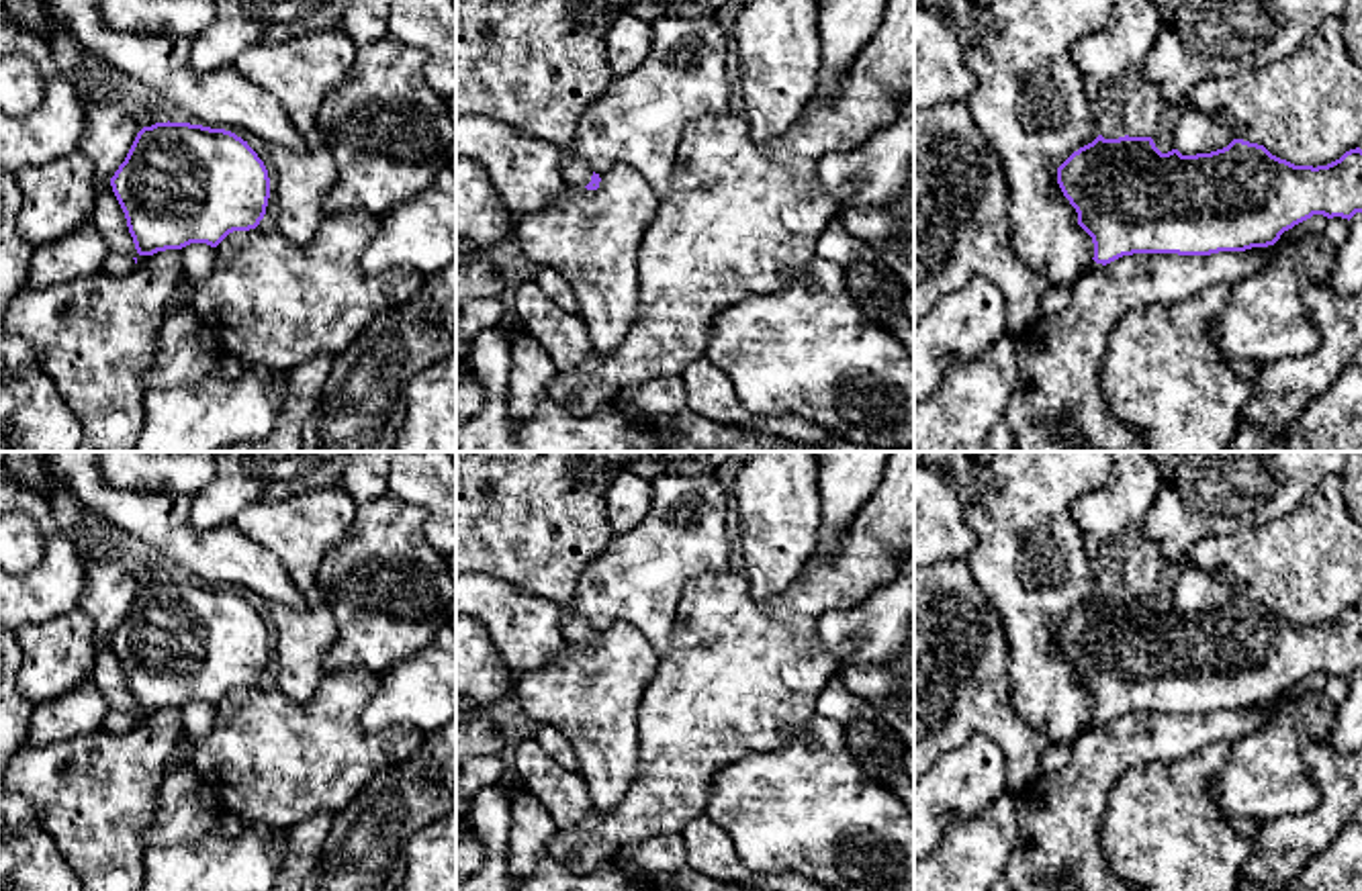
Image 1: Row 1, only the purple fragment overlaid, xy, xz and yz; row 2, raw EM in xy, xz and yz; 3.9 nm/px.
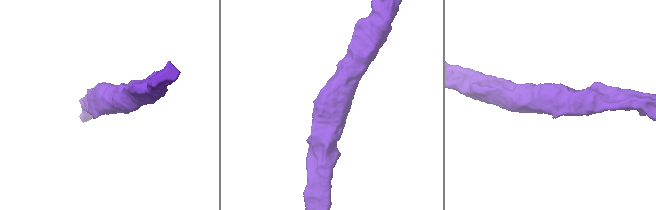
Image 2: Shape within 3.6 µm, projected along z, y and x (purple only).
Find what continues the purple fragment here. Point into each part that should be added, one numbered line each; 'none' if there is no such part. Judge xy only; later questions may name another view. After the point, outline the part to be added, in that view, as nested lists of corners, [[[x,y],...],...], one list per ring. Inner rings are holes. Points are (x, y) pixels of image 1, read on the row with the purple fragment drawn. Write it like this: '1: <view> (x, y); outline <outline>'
1: xy (117, 264); outline [[[108,253],[100,272],[108,276],[125,276],[135,268],[133,255],[127,253]]]

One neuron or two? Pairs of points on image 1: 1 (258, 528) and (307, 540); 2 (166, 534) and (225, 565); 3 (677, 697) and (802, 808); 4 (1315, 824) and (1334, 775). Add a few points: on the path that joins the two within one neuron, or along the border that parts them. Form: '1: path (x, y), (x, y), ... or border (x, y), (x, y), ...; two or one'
1: path (270, 528), (295, 530); one
2: path (180, 542), (211, 554); one
3: border (790, 740), (731, 761), (710, 789); two
4: path (1328, 812), (1334, 806), (1334, 787); one

